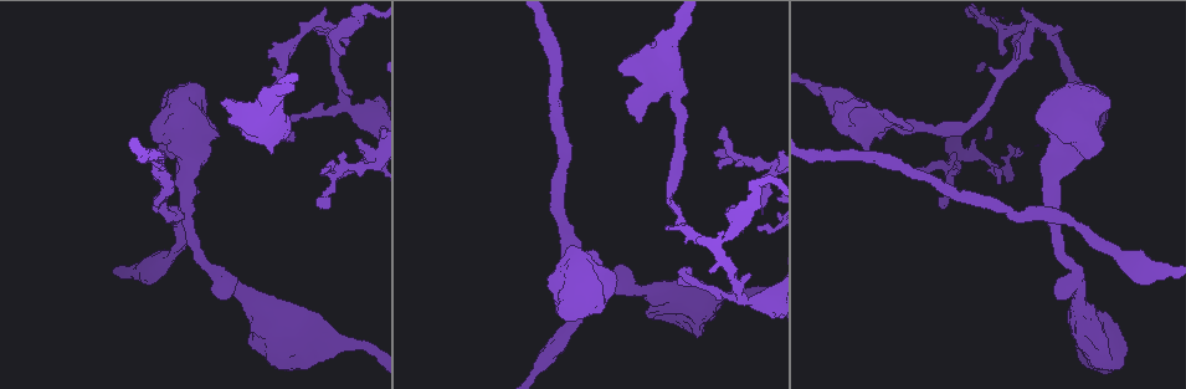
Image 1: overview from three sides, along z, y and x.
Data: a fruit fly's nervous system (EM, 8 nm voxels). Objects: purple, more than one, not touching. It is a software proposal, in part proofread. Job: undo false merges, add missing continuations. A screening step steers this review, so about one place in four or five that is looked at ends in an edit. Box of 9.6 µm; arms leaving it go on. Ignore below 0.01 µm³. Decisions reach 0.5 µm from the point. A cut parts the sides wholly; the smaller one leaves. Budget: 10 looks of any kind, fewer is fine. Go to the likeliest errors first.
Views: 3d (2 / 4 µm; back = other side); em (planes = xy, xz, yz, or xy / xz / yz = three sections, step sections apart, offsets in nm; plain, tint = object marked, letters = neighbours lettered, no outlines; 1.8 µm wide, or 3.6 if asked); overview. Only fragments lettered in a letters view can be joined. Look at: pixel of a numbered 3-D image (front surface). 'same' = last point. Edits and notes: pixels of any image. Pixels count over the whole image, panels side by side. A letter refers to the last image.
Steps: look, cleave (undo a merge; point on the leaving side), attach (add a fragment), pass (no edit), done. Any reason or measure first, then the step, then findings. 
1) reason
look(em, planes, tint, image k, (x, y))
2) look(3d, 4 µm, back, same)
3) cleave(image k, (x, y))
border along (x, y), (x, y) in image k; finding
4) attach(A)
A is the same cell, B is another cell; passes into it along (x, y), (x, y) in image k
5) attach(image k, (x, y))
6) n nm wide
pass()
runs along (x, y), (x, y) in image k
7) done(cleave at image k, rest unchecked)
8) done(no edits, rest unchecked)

looks like a crossing
look(em, yz, step 16, tint, image 1, (181, 210))

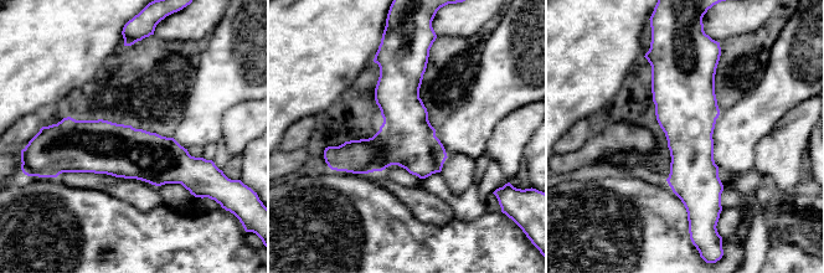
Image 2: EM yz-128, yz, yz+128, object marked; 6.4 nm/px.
cut it another way
look(em, planes, letters, same)

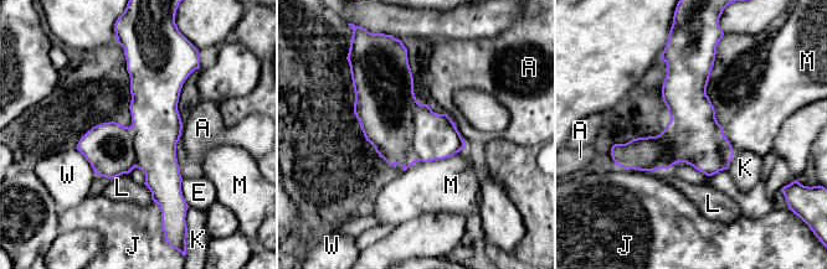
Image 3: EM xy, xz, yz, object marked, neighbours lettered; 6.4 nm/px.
cleave(image 3, (384, 105))
A, E, J, K, L, M and W are other cells; border along (419, 103), (411, 134), (416, 160) in image 3; two neurons meet here

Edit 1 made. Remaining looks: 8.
thick turns thin
look(em, 3.6 µm, planes, tint, image 1, (713, 301))

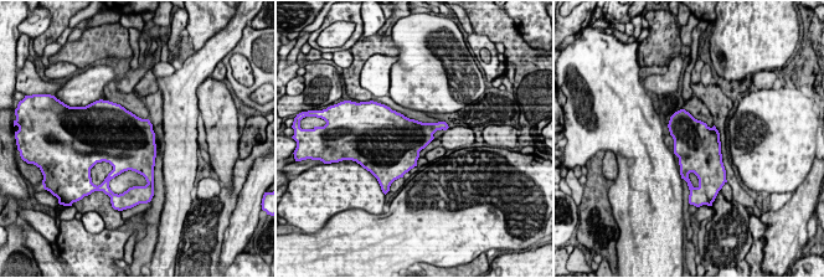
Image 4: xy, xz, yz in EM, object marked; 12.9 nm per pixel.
what lies round it
look(em, 3.6 µm, planes, letters, same)

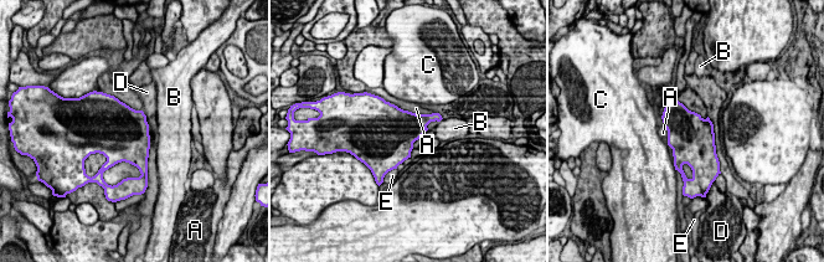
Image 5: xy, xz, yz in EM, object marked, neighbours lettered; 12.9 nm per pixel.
550 nm wide
pass()
A, B, C, D and E are other cells; one neuron here

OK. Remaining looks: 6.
an open end
look(em, planes, letters, image 1, (917, 168))

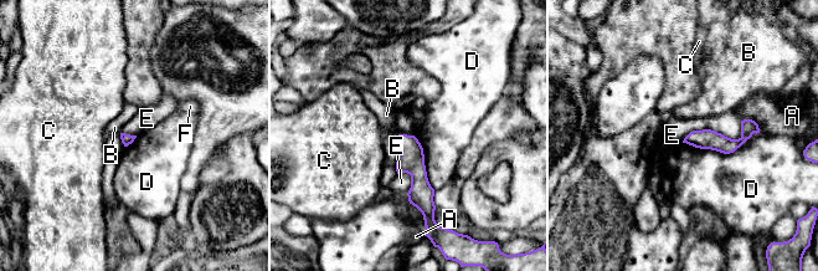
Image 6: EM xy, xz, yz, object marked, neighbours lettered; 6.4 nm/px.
D touches over 440 nm
pass()
A, B, C, D, E and F are other cells; runs along (401, 137), (408, 146), (427, 208) in image 6; no lettered fragment goes on from it

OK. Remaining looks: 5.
free end
look(em, planes, letters, image 1, (727, 209))

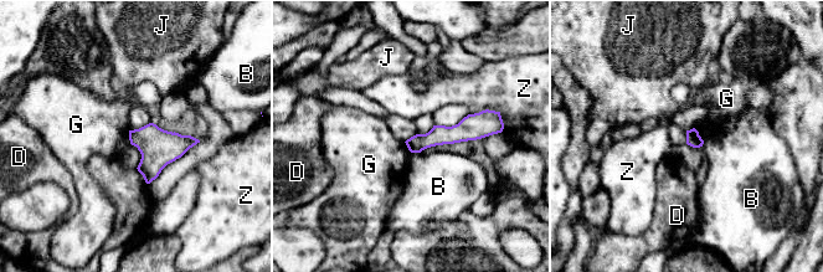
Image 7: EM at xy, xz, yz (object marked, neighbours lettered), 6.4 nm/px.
Z touches over 160 nm
pass()
B, D, G, J and Z are other cells; none of them fits

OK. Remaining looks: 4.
done(cleave at image 3, rest unchecked)

